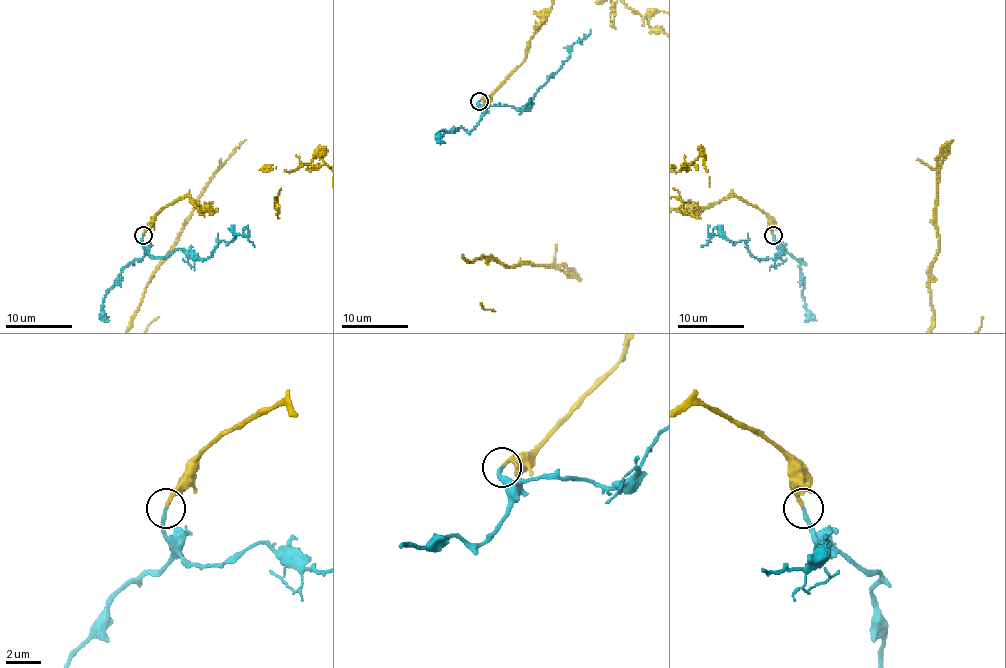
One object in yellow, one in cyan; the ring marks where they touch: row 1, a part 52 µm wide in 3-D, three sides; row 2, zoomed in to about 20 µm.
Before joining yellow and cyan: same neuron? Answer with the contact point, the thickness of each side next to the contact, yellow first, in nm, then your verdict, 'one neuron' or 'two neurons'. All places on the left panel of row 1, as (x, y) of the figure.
at (143, 235); 220 nm thick on the yellow side, 240 nm on the other; one neuron

